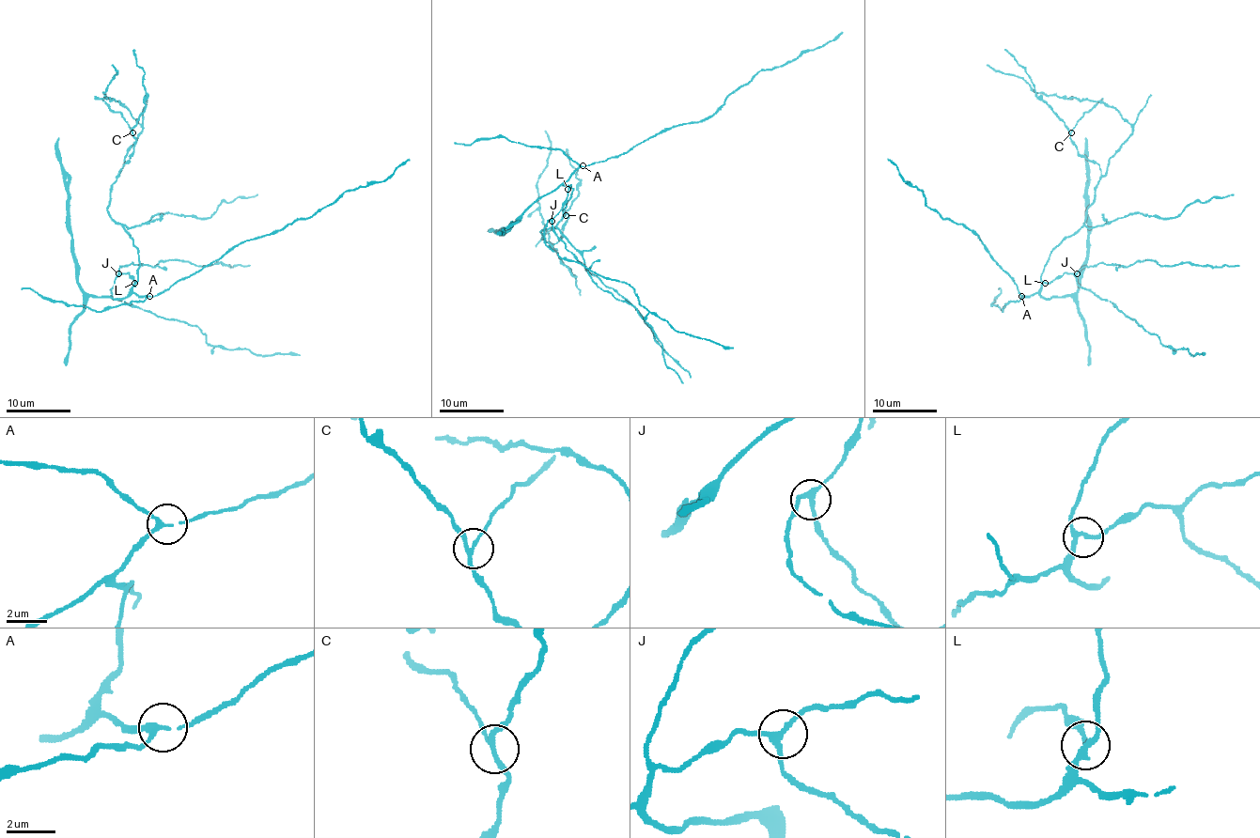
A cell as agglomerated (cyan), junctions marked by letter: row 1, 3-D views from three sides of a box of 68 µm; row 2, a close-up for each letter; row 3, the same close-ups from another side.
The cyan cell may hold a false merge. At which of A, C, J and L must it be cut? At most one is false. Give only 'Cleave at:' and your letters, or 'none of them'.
Cleave at: C

